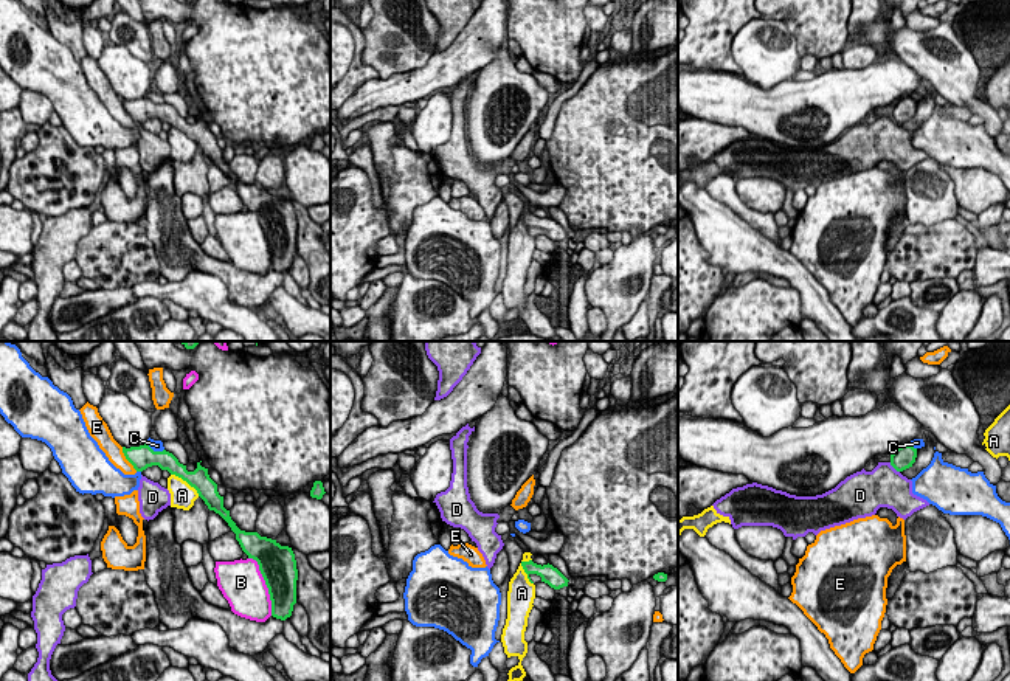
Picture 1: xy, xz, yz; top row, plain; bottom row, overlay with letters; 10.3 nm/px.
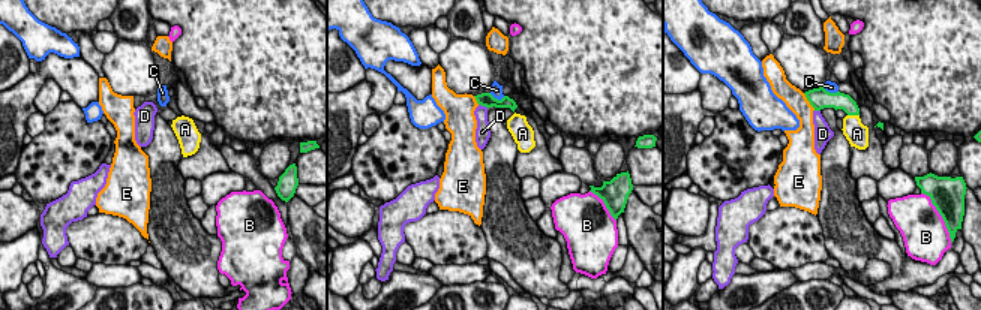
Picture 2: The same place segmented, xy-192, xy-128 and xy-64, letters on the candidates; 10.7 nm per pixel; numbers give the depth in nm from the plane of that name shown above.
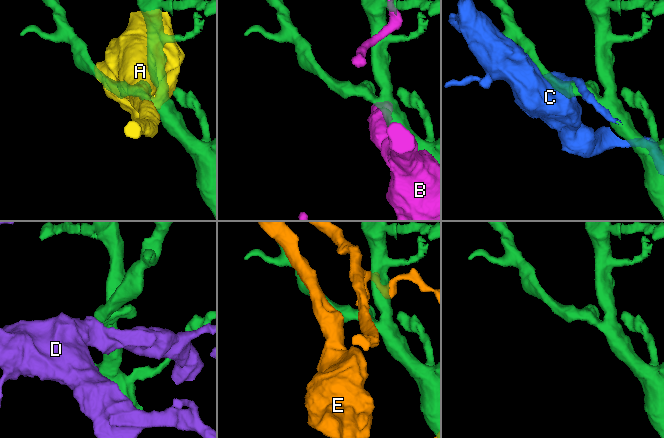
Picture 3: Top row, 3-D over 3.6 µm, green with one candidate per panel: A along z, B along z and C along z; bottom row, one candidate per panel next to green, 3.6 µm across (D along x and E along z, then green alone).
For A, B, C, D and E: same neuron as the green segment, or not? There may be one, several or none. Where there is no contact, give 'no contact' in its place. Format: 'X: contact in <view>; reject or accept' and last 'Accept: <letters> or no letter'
A: contact in xz; reject
B: contact in xy; reject
C: contact in xy; reject
D: contact in yz; reject
E: contact in xy; reject
Accept: no letter

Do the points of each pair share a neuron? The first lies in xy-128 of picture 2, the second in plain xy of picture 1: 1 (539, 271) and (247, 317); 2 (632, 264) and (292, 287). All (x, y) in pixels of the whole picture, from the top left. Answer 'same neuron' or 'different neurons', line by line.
1: different neurons
2: different neurons

